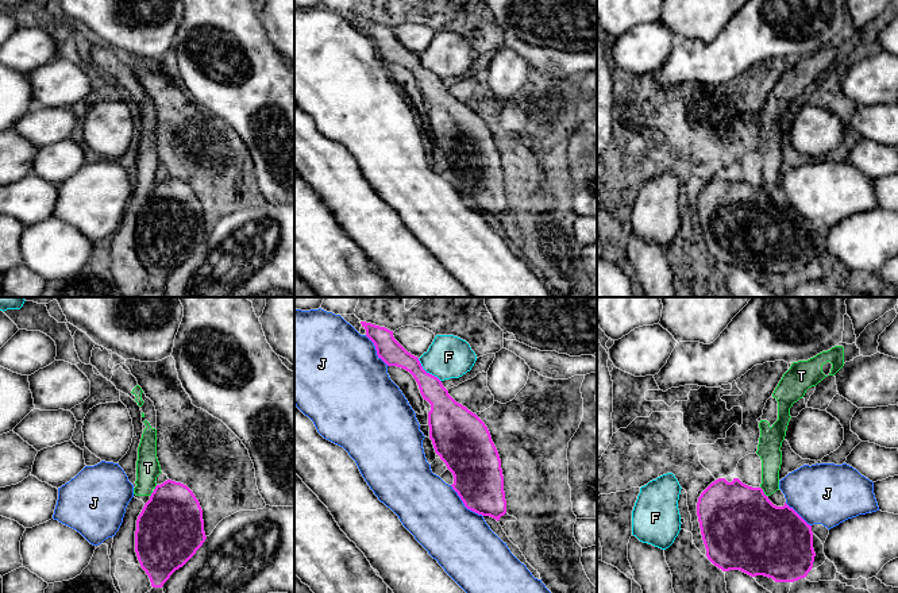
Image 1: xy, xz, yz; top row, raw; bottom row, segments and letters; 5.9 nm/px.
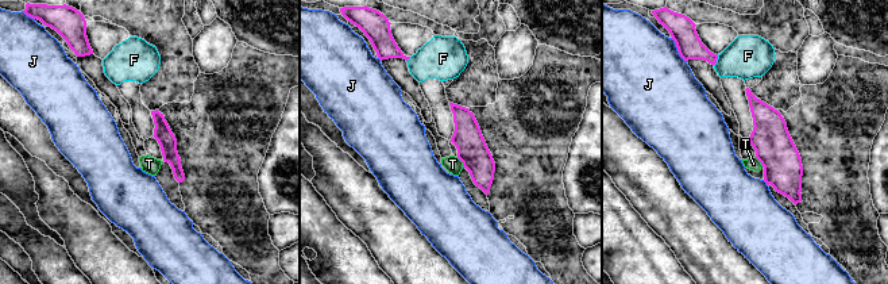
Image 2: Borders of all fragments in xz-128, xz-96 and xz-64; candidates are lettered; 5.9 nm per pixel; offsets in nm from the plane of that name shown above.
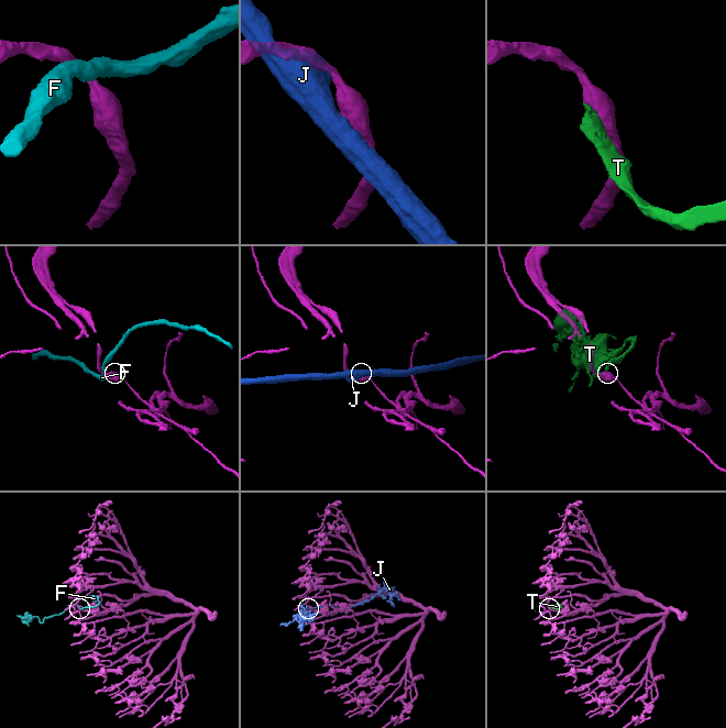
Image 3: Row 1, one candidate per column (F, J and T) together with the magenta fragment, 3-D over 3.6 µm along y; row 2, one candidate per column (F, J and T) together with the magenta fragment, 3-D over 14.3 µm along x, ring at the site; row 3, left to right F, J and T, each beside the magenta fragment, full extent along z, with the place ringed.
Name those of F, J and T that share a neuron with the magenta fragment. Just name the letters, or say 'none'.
T

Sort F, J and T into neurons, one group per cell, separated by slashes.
F / J / T

